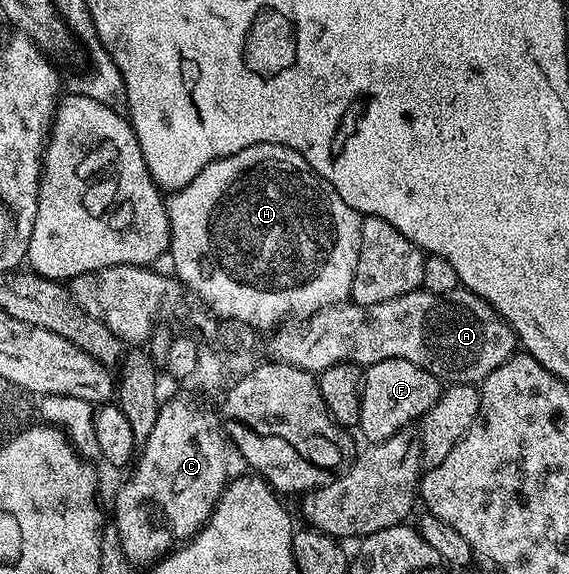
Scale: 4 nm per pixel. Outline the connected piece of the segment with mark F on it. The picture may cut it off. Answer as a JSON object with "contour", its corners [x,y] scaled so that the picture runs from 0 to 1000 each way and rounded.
{"contour":[[[705,624],[647,634],[638,648],[631,685],[634,711],[629,751],[638,751],[640,763],[652,774],[682,767],[691,756],[710,751],[722,737],[728,740],[742,728],[764,706],[779,678],[780,671],[761,652],[754,652],[754,645],[740,645],[740,638],[712,631]]]}

